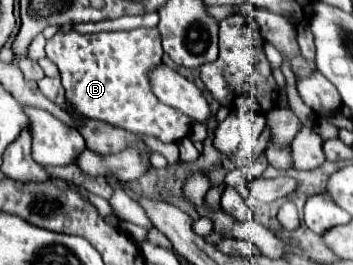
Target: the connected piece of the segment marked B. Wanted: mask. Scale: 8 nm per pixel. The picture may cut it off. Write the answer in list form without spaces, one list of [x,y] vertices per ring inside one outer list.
[[[156,27],[100,31],[90,35],[76,31],[56,33],[46,45],[46,55],[60,69],[60,79],[68,101],[88,119],[108,121],[132,133],[152,135],[164,143],[176,143],[188,135],[192,119],[158,101],[148,83],[148,71],[162,61],[160,33]]]

